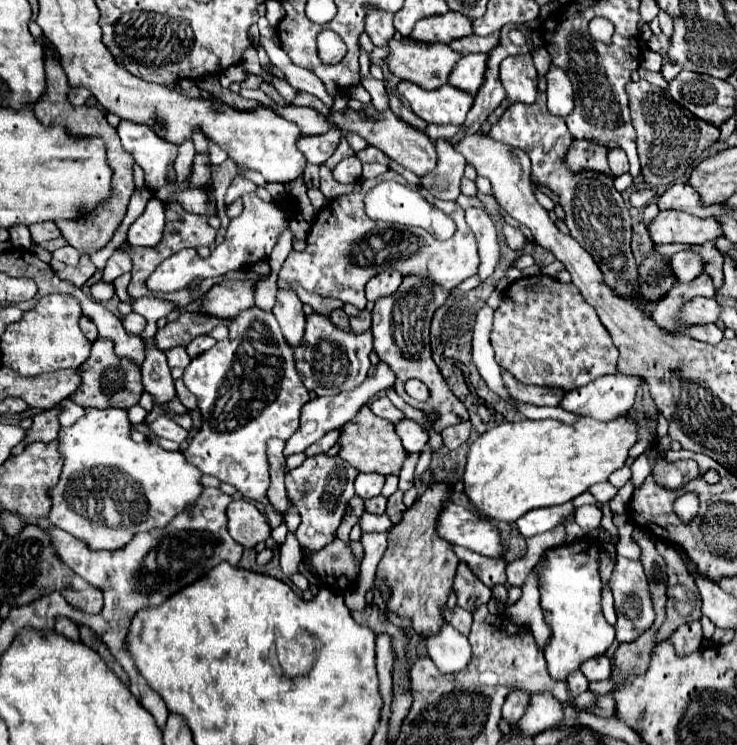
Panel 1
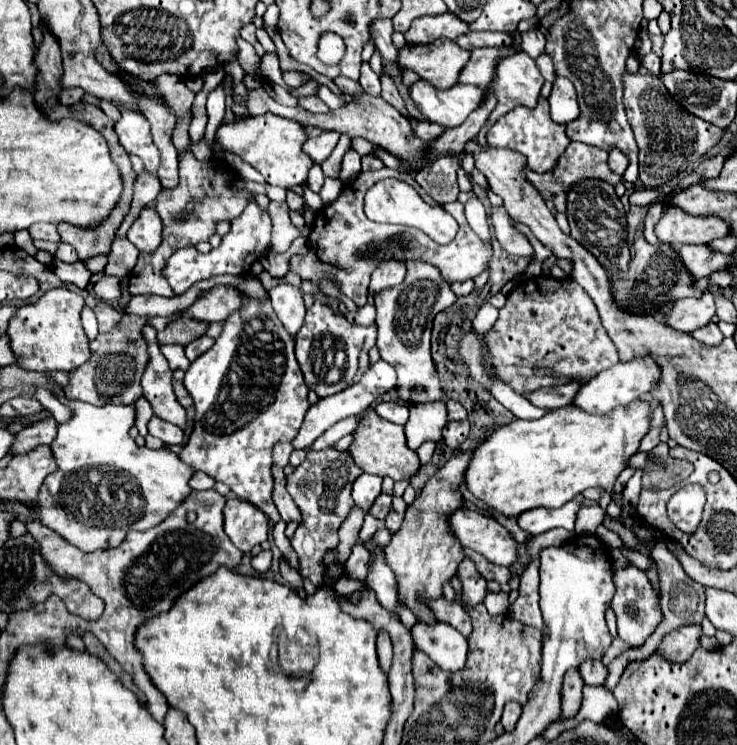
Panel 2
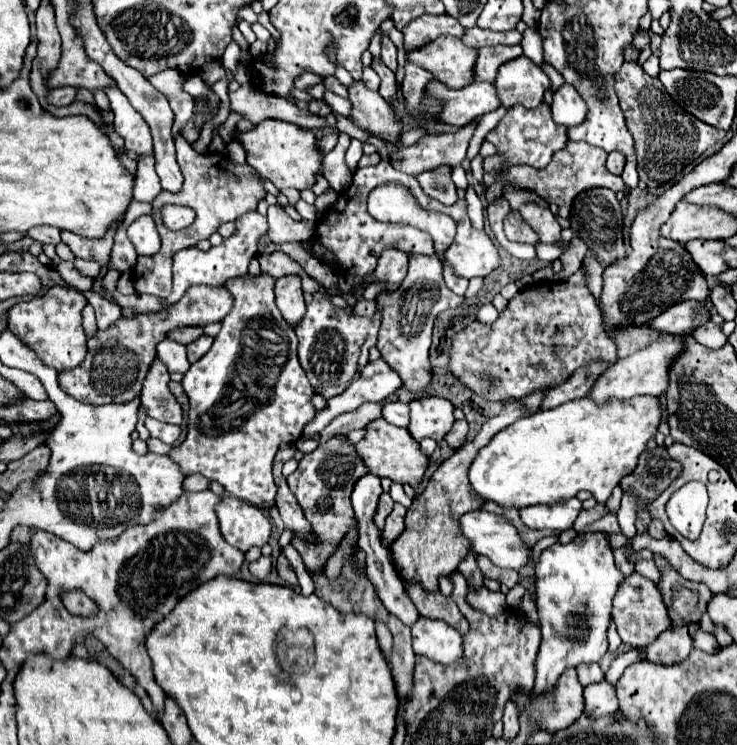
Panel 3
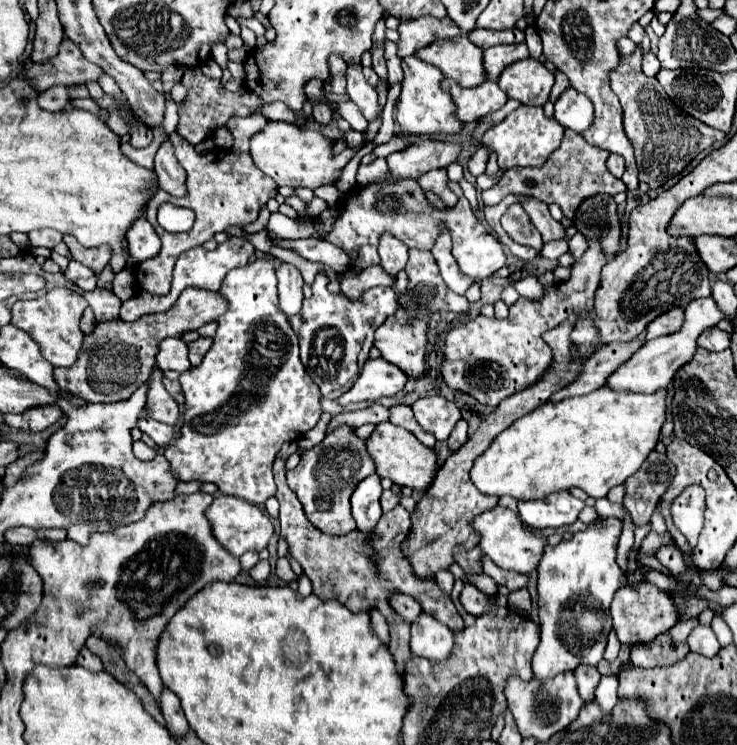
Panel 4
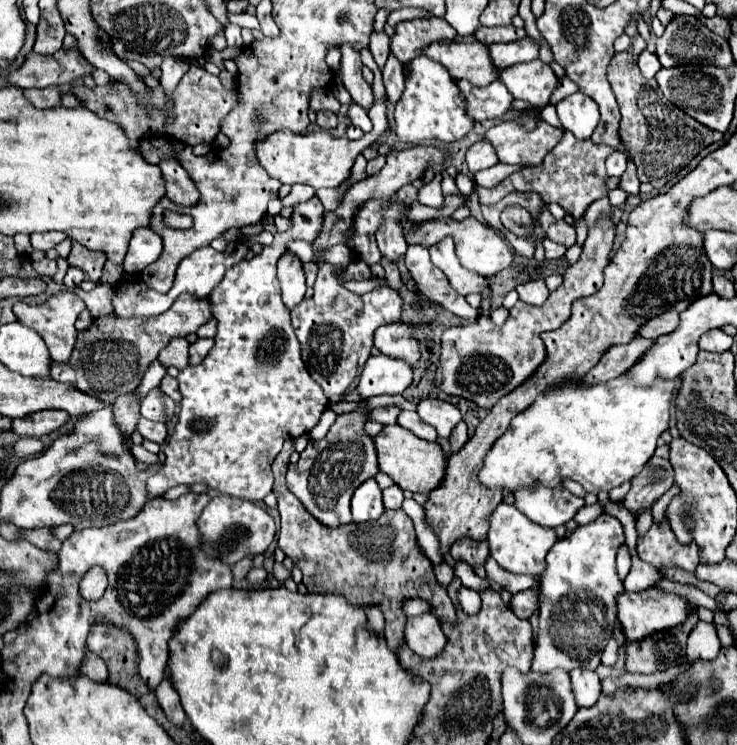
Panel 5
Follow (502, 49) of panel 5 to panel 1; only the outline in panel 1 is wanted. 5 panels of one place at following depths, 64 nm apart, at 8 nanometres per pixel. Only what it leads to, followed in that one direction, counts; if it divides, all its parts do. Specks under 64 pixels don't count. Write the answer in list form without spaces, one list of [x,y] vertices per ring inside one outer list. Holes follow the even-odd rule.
[[[468,54],[450,74],[450,84],[474,94],[482,86],[482,74],[486,74],[486,54]]]

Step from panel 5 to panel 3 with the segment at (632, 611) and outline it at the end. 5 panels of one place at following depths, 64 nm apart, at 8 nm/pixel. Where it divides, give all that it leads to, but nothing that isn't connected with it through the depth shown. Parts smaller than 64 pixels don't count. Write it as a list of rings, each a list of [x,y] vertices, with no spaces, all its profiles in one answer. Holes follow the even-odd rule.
[[[638,572],[628,576],[618,588],[614,596],[614,606],[612,606],[612,620],[618,628],[622,642],[630,644],[632,648],[648,646],[650,642],[654,642],[654,638],[658,638],[658,634],[662,634],[662,630],[670,628],[670,614],[664,606],[660,590],[652,580],[640,576]]]

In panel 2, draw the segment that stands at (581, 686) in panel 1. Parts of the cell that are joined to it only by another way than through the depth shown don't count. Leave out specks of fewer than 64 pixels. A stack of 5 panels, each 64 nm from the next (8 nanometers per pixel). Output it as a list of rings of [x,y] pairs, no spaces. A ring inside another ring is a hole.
[[[568,670],[564,674],[564,684],[562,684],[562,718],[558,720],[570,720],[578,714],[582,702],[582,688],[584,682],[578,670]]]

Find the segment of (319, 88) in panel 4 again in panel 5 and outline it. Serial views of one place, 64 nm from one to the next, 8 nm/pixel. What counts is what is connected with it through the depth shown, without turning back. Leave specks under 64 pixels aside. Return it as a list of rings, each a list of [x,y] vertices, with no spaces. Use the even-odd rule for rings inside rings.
[[[326,89],[313,91],[310,97],[309,106],[314,112],[329,110],[335,114],[337,114],[341,108],[341,104],[334,97],[333,93]]]

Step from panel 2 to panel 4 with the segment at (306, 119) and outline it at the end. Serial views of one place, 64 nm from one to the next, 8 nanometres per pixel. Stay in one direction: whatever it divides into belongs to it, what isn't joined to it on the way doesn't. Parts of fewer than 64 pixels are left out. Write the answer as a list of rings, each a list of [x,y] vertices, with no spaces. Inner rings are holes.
[[[348,62],[346,82],[348,82],[346,94],[350,96],[350,100],[362,110],[362,114],[364,114],[368,120],[374,120],[382,110],[380,110],[380,106],[378,106],[376,90],[366,82],[360,64]],[[194,66],[194,70],[186,70],[182,76],[182,84],[186,86],[188,94],[186,98],[178,104],[178,114],[180,114],[180,122],[176,126],[176,132],[188,140],[192,146],[200,144],[202,140],[206,140],[208,136],[212,136],[218,128],[222,128],[228,118],[232,114],[240,114],[240,116],[248,116],[252,110],[260,110],[262,102],[260,98],[256,98],[254,94],[250,94],[244,86],[238,92],[228,92],[224,88],[220,88],[220,80],[214,80],[210,76],[206,76],[200,66]],[[272,102],[266,104],[262,108],[262,112],[270,118],[270,120],[284,120],[284,122],[294,122],[294,114],[288,110],[288,106],[284,106],[282,102]]]

